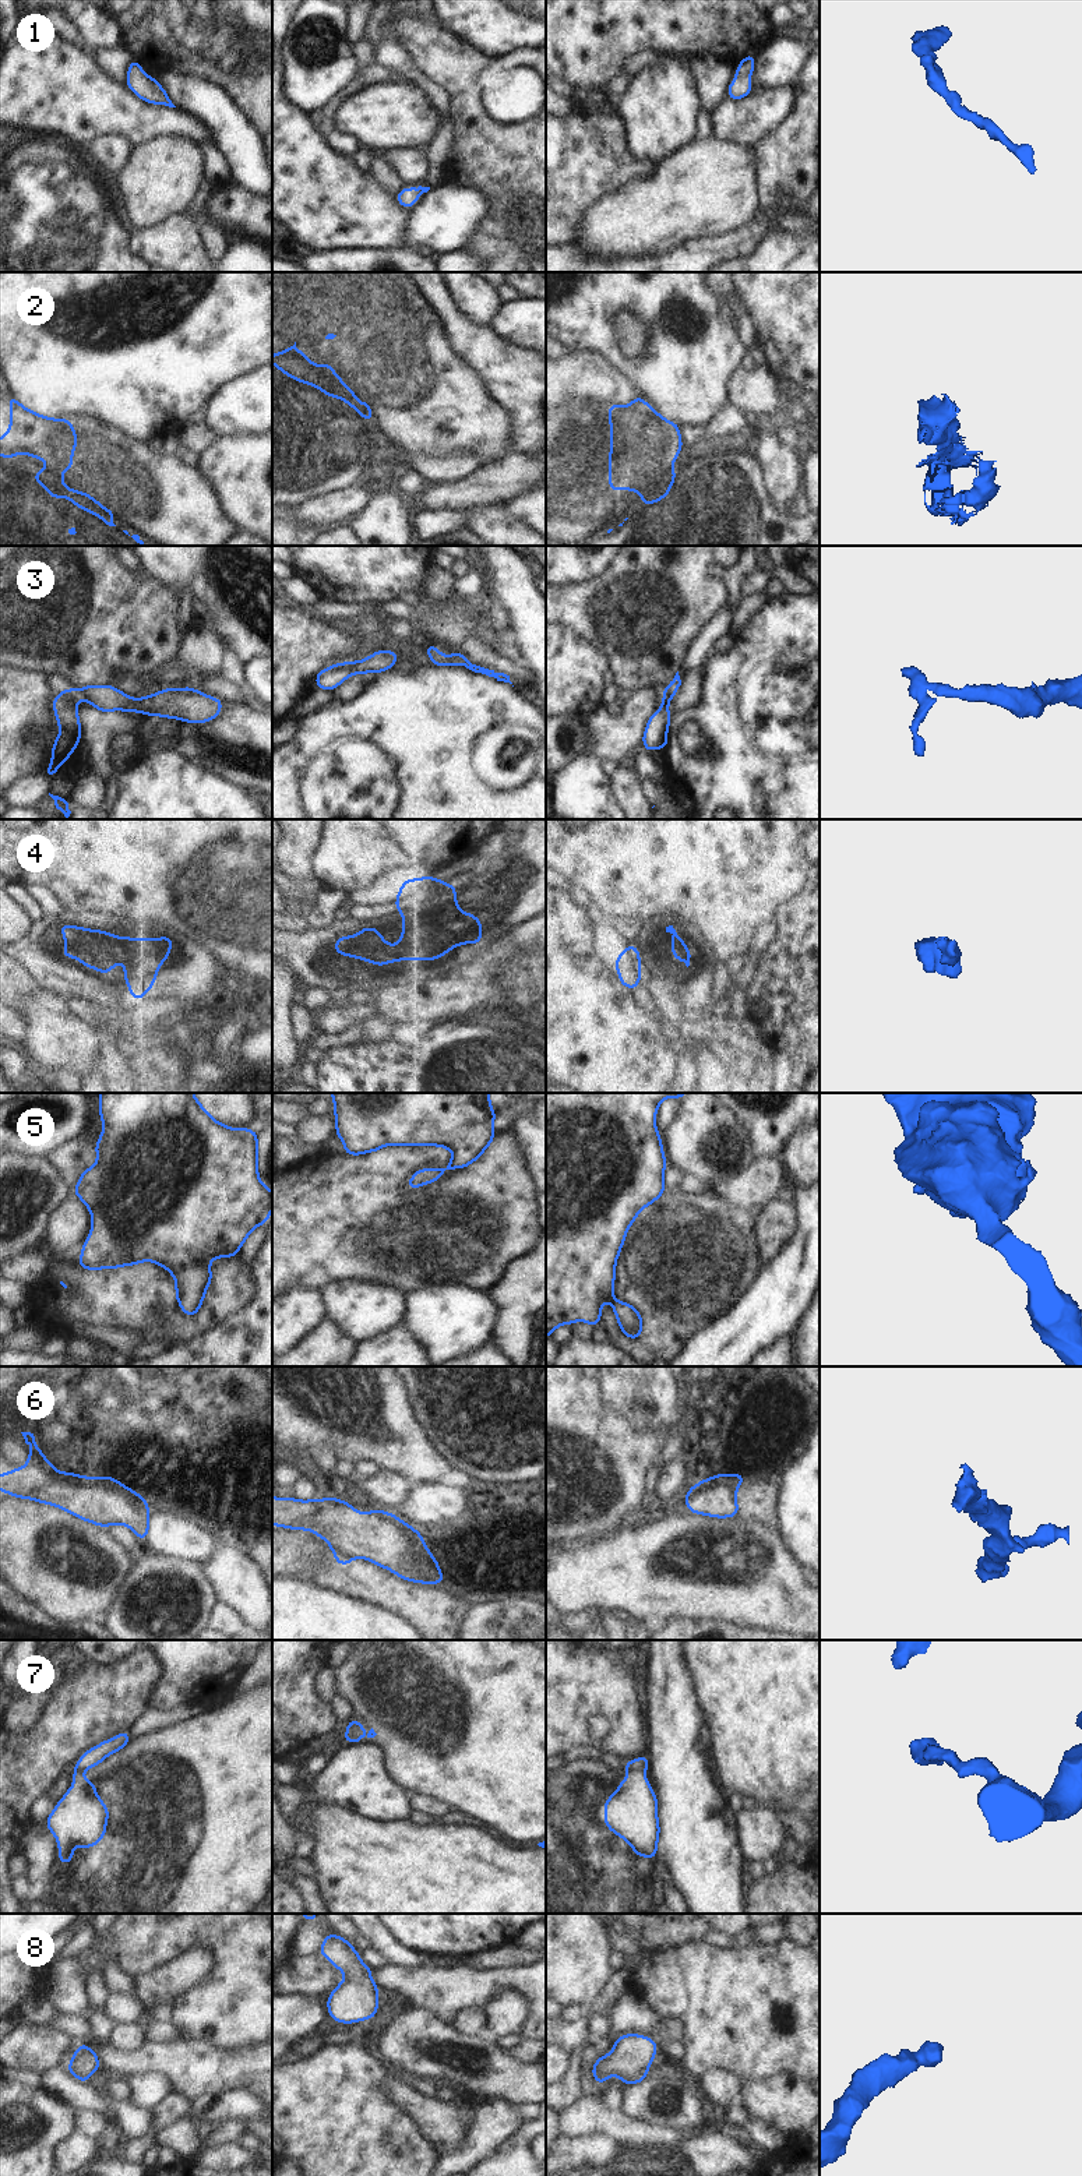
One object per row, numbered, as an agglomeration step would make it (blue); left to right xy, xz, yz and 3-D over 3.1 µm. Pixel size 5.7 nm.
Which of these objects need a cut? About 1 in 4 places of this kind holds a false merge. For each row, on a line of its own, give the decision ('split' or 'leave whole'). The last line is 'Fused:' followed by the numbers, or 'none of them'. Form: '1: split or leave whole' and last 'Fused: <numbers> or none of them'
1: leave whole
2: split
3: leave whole
4: split
5: leave whole
6: leave whole
7: split
8: leave whole
Fused: 2, 4, 7

